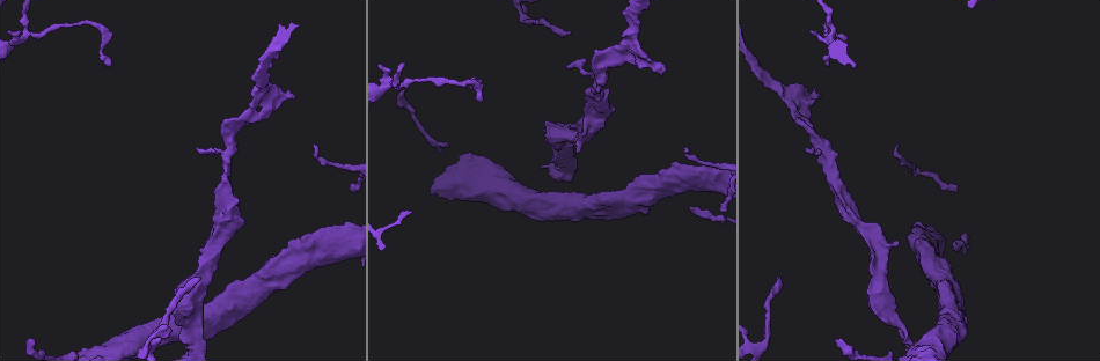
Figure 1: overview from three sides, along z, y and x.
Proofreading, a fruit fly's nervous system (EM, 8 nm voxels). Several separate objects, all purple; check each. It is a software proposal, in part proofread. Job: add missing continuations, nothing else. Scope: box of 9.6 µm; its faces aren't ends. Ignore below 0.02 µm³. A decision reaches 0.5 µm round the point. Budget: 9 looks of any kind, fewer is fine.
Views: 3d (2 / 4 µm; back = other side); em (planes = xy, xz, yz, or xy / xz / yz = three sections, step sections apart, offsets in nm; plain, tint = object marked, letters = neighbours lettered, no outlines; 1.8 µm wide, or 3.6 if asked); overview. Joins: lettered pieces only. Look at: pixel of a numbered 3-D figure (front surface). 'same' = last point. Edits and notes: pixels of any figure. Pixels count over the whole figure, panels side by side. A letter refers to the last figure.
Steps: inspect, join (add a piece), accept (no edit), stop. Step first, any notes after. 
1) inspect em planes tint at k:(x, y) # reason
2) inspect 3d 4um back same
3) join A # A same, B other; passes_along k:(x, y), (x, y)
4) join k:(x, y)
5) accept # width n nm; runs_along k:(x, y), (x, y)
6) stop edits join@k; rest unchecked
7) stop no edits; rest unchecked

inspect 3d 2um at 1:(777, 280) # an open end

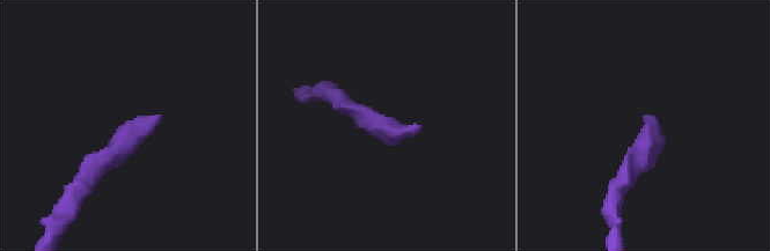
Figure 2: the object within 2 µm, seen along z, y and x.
inspect em xy step 8 letters at 2:(155, 115)

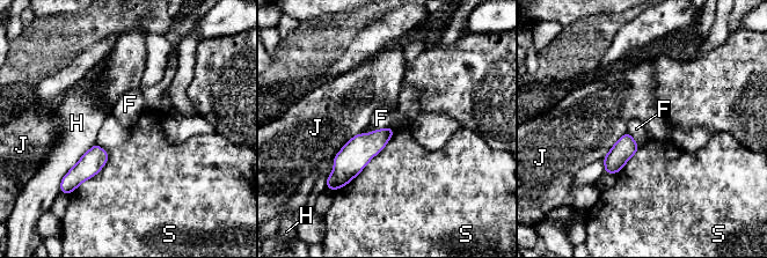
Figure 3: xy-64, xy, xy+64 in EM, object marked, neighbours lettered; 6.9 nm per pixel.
accept # F other, H other, J other, S other; border 3:(628, 131), (640, 147); no lettered piece goes on from it

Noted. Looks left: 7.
inspect em 3.6um xy step 8 tint at 1:(565, 133) # calibre changes

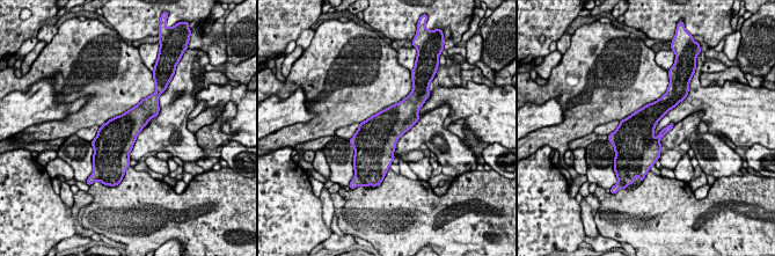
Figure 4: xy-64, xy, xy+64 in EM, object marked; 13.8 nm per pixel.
inspect em 3.6um planes letters same # another direction

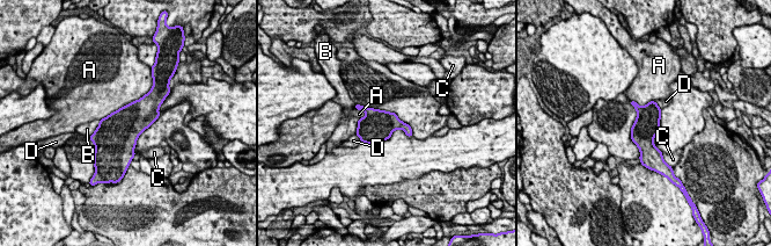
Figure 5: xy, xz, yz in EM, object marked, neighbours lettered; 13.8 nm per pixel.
accept # A other, B other, C other, D other; border 5:(148, 91), (100, 121); no lettered piece goes on from it

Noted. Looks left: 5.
inspect 3d 2um at 1:(481, 81)

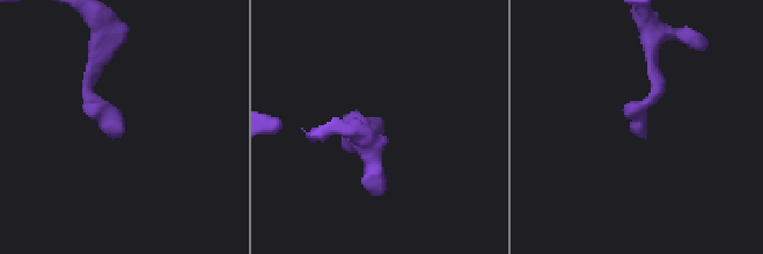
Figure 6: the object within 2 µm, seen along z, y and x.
inspect em xz step 4 letters at 6:(645, 132)

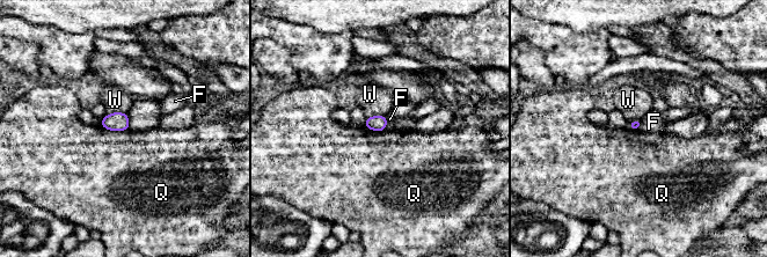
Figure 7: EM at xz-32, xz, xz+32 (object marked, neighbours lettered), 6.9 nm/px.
inspect em planes letters same

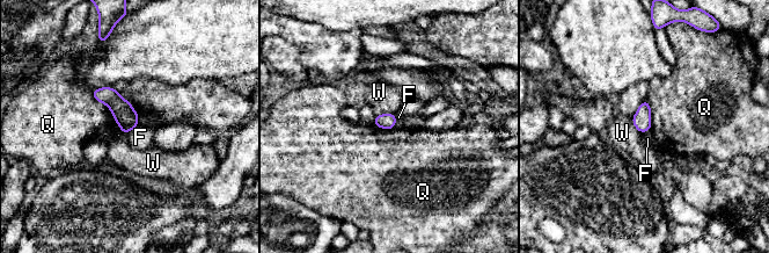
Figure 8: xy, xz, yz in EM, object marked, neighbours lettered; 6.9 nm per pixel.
accept # width 110 nm; F other, Q other, W other; border 8:(90, 91), (109, 108), (122, 131); none of them fits

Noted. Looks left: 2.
inspect em planes letters at 1:(29, 36) # small branch off a trunk

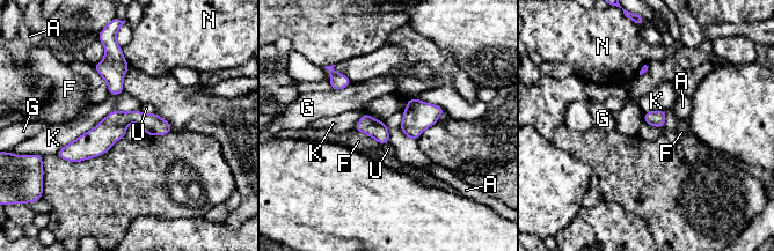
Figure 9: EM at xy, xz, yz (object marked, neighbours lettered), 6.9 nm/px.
accept # width 110 nm; A other, F other, G other, K other, N other, U other; border 9:(139, 110), (145, 113), (155, 113); no lettered piece goes on from it

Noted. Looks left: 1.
stop no edits; rest unchecked

